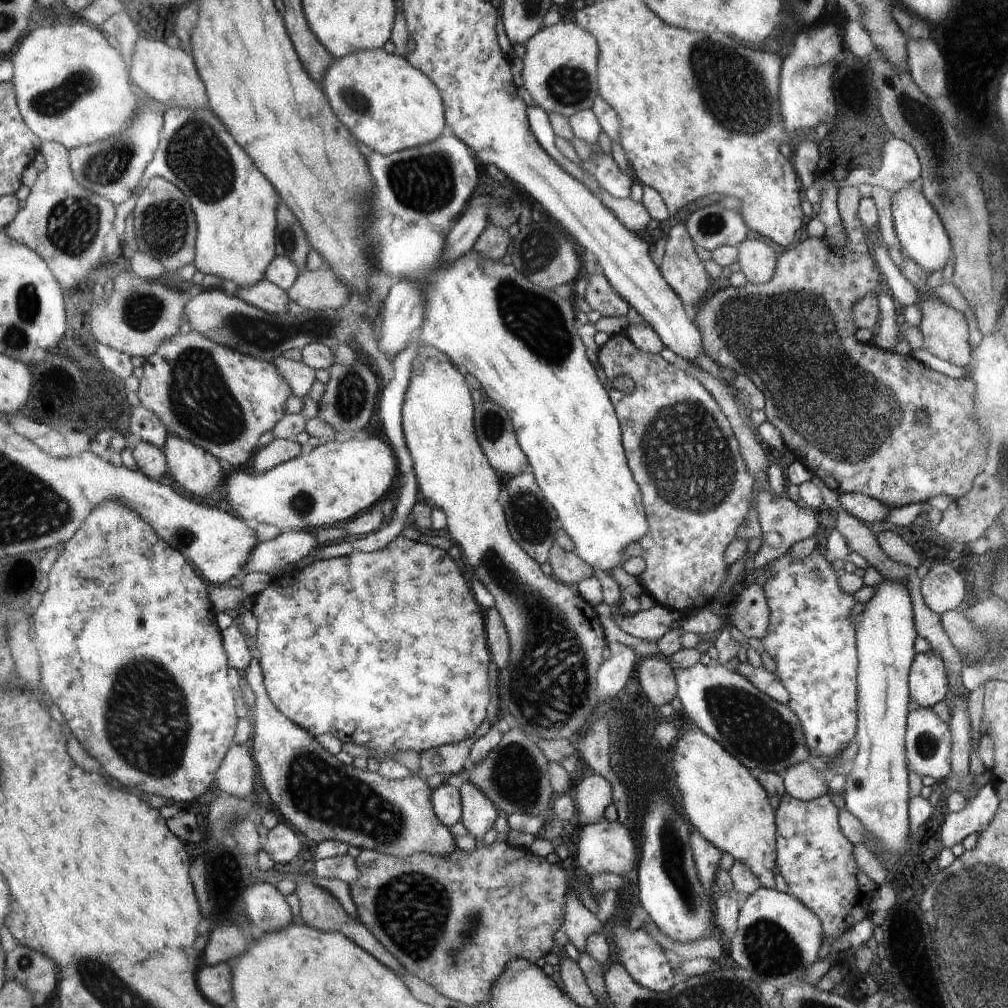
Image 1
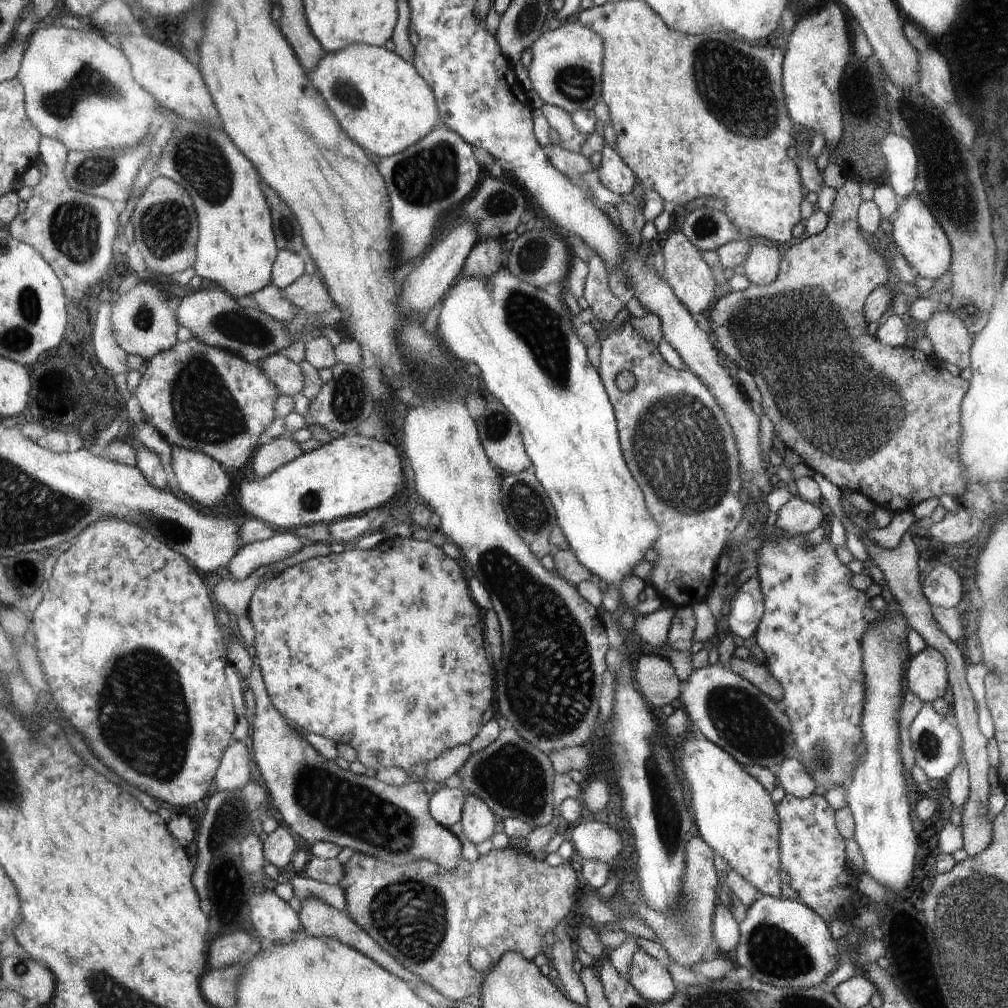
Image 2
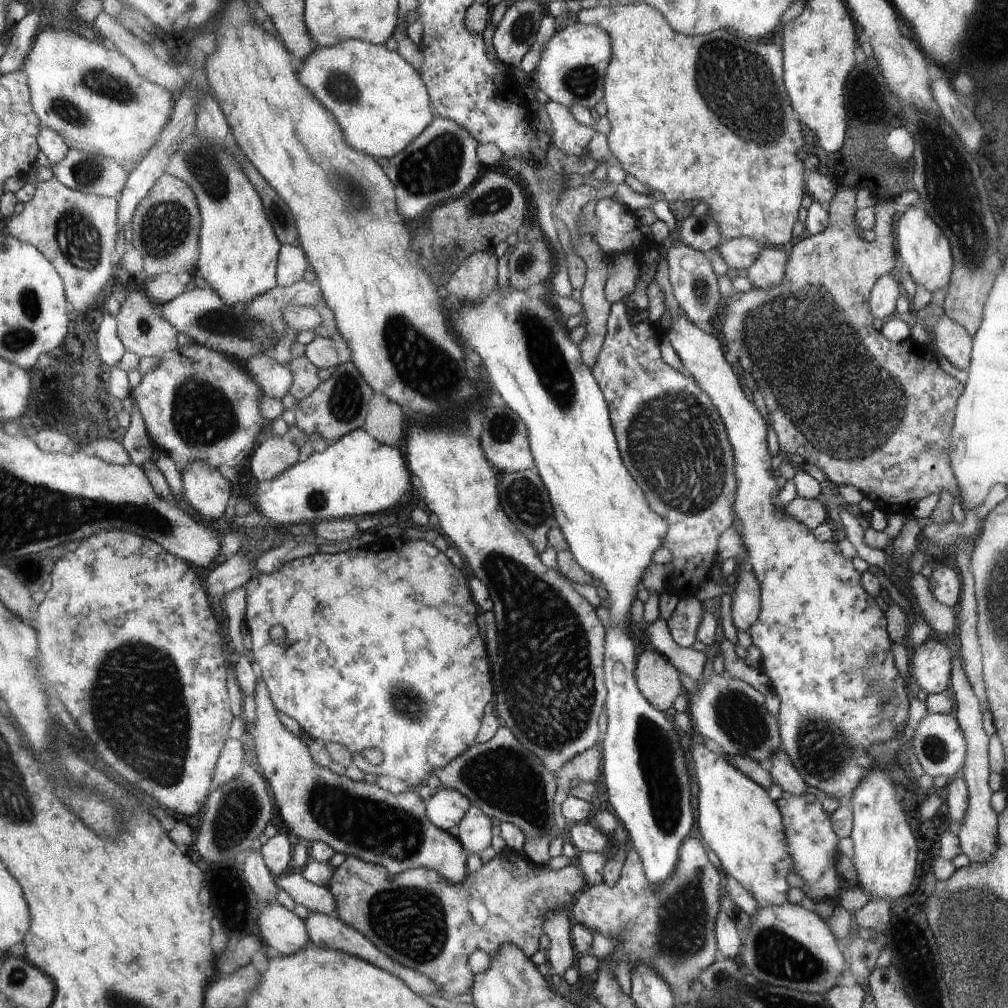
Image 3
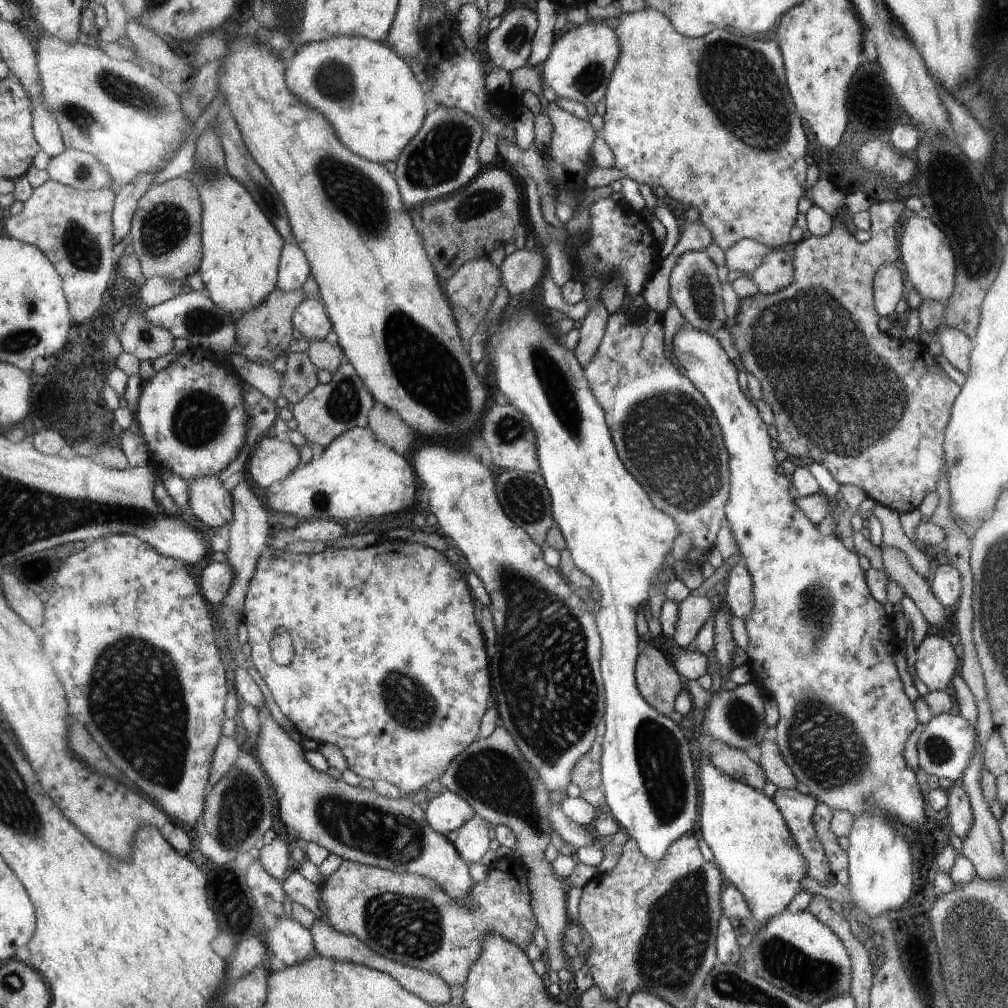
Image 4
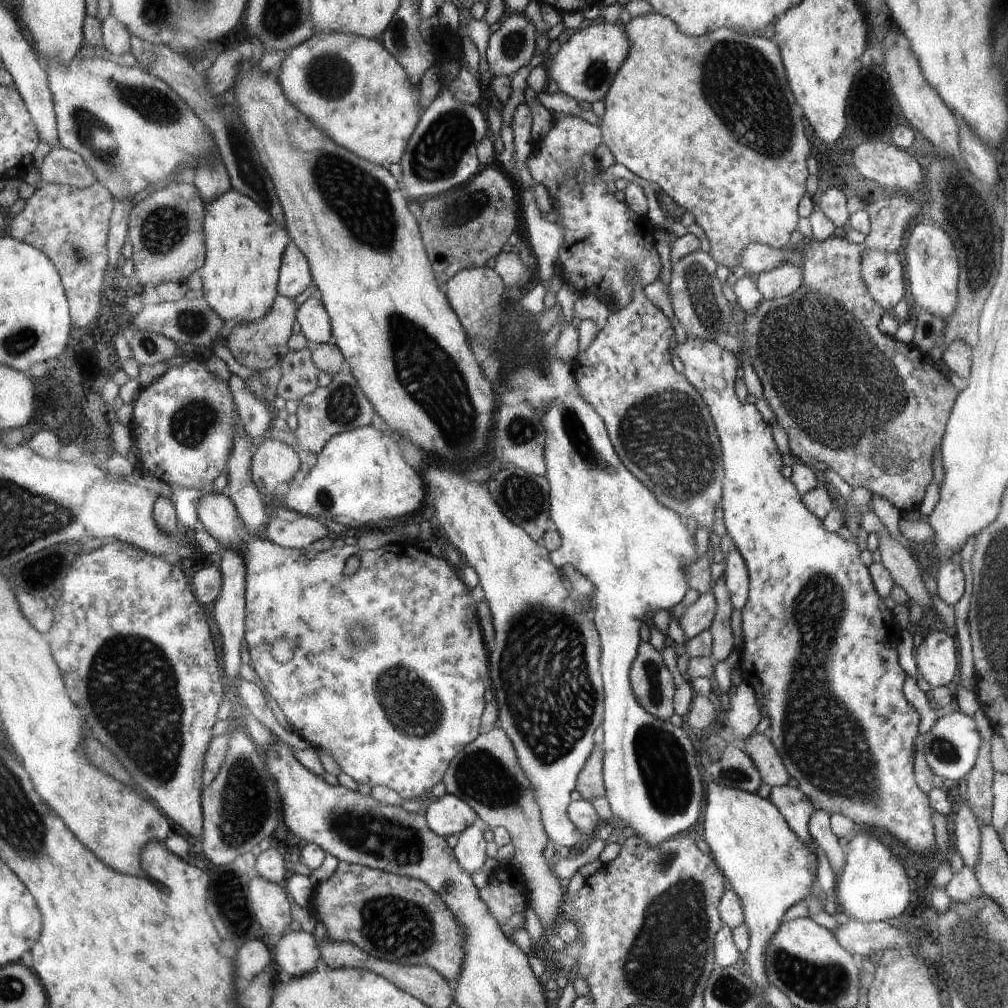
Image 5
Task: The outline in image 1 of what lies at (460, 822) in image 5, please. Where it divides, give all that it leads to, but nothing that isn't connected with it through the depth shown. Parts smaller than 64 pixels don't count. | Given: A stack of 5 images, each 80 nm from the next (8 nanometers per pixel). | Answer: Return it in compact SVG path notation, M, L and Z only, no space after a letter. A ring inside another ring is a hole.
M445 781L435 782L430 797L434 814L444 826L452 826L461 820L460 791Z

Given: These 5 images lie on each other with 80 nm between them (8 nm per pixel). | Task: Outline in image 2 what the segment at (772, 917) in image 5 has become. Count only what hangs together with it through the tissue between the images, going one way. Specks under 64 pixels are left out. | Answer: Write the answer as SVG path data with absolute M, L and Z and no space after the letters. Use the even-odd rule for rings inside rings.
M706 737L700 740L690 740L682 748L681 771L692 788L692 800L688 802L690 812L693 812L694 824L700 837L717 856L722 856L729 864L729 869L736 871L762 895L782 897L780 886L782 881L778 872L782 870L779 857L779 818L777 805L770 799L769 792L755 779L743 770L722 748L710 742Z

